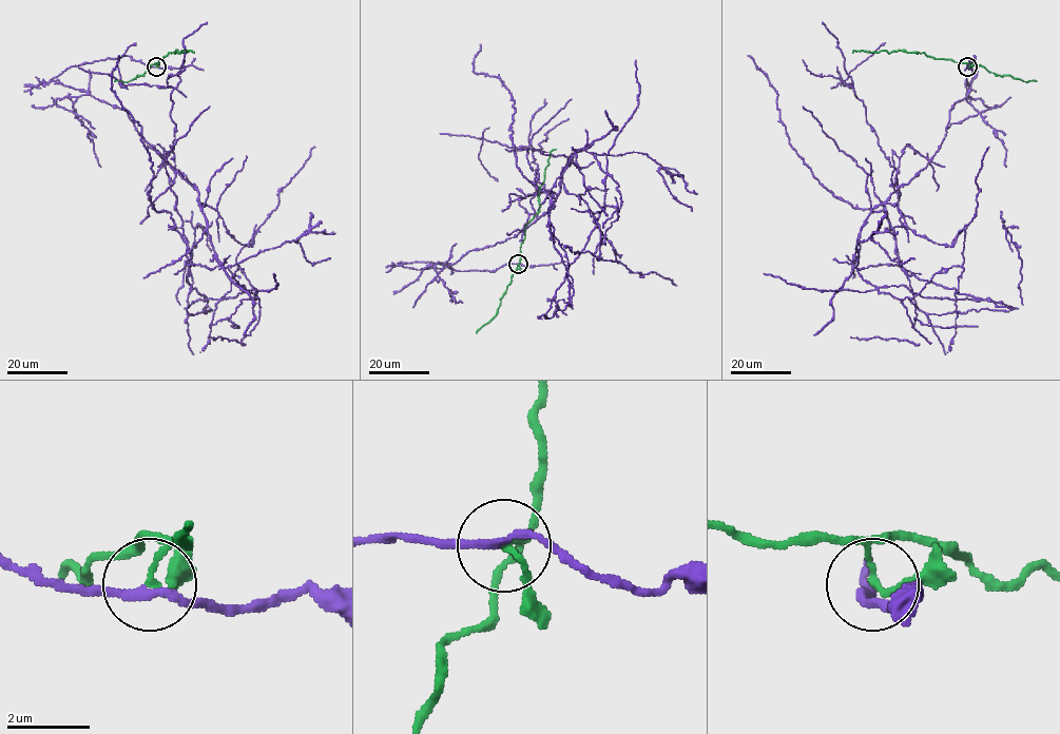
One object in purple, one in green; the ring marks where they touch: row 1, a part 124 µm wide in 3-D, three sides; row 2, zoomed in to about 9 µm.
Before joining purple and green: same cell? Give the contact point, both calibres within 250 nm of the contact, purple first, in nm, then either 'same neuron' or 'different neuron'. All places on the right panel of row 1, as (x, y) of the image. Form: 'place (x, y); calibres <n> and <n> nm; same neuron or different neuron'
place (967, 66); calibres 190 and 110 nm; different neuron

